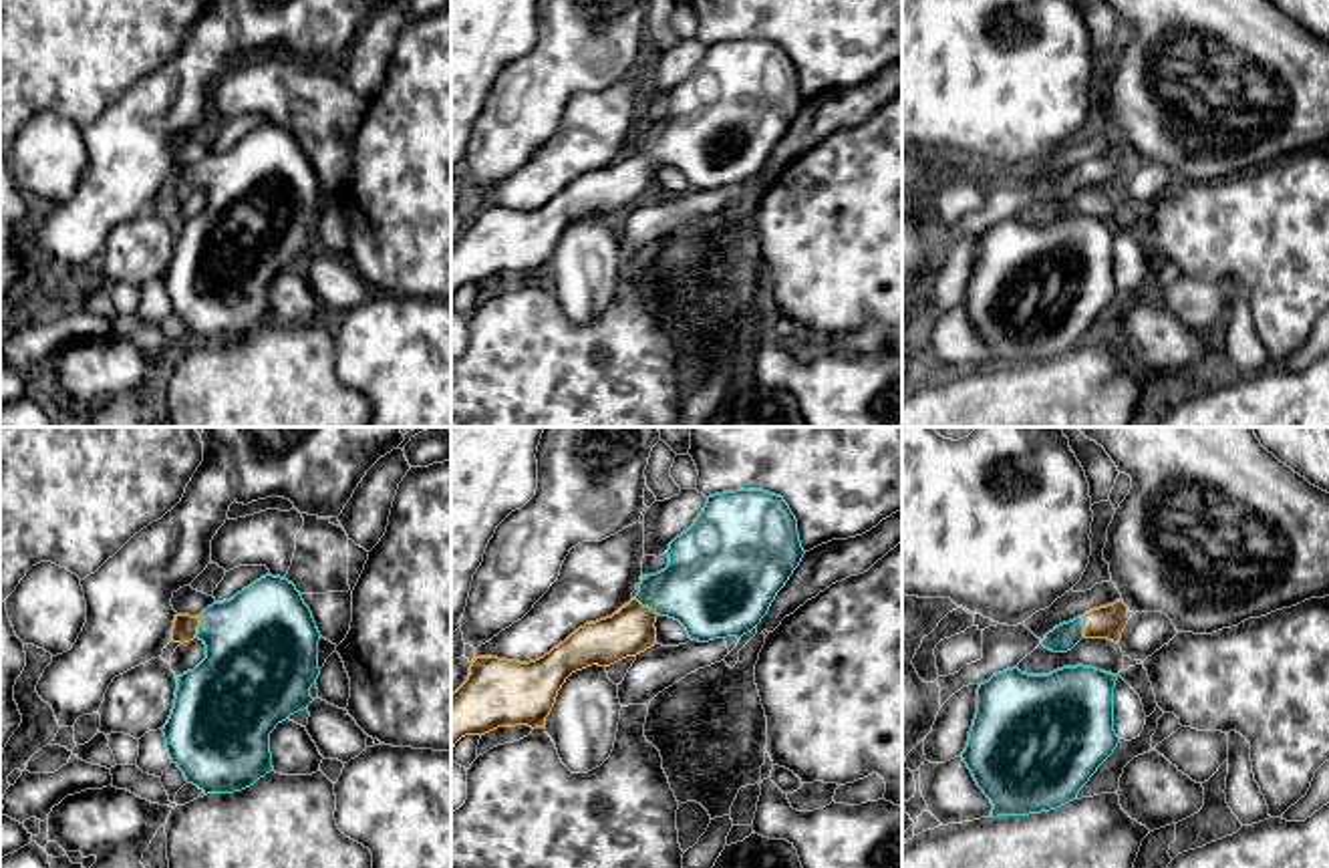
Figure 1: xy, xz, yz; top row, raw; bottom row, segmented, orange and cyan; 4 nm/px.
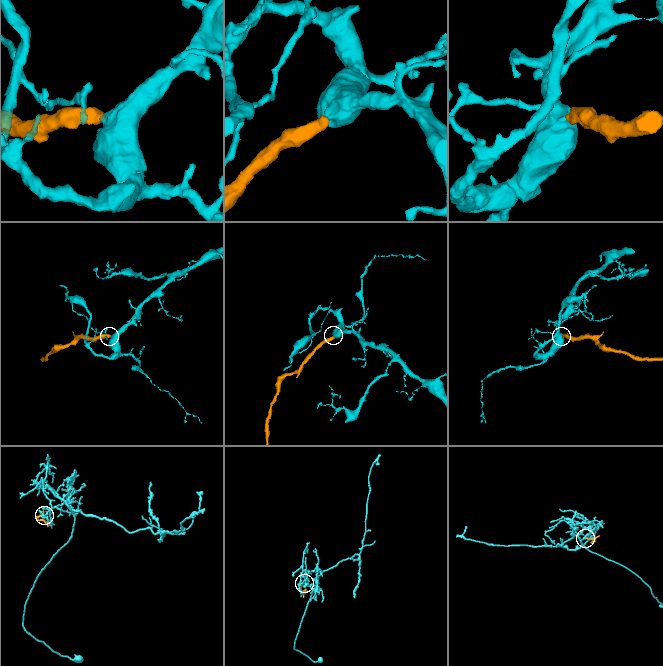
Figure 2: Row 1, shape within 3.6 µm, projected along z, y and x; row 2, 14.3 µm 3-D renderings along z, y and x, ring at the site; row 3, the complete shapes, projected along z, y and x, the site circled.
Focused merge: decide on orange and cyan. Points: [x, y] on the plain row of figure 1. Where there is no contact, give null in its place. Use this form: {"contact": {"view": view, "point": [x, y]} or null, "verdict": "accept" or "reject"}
{"contact": {"view": "xz", "point": [647, 156]}, "verdict": "accept"}

